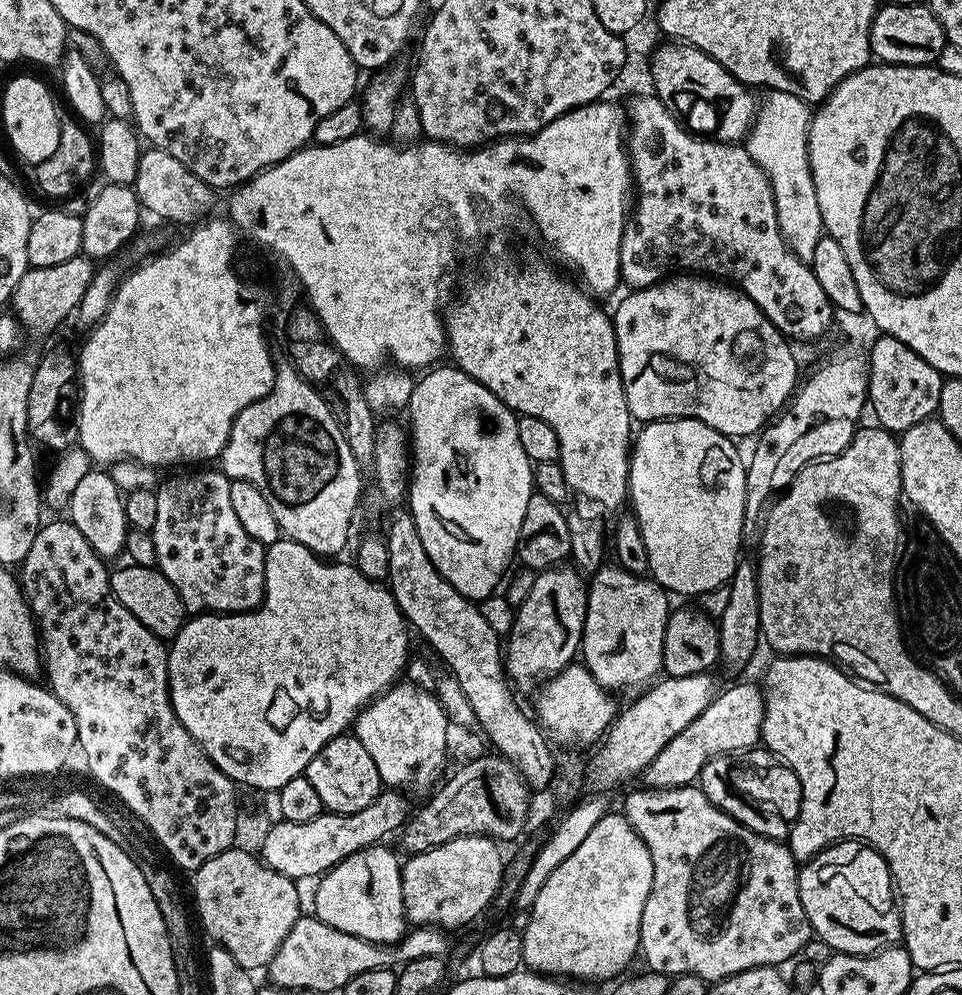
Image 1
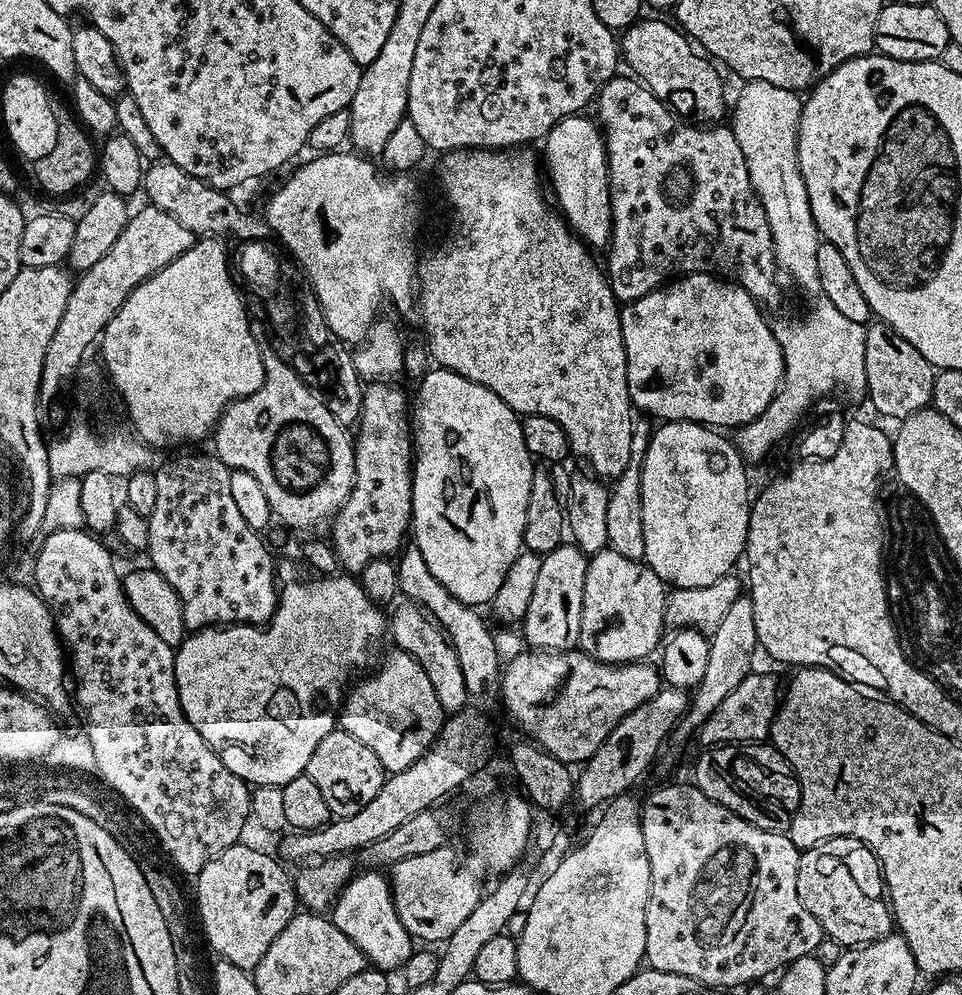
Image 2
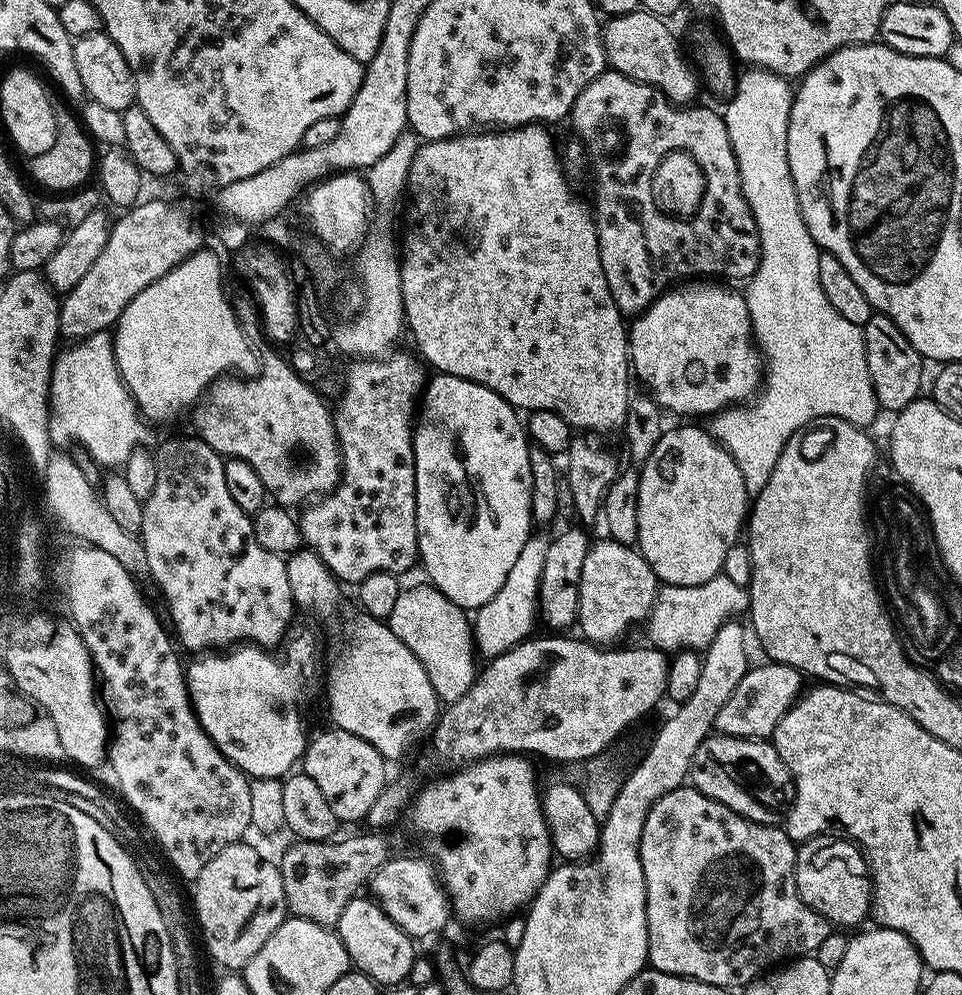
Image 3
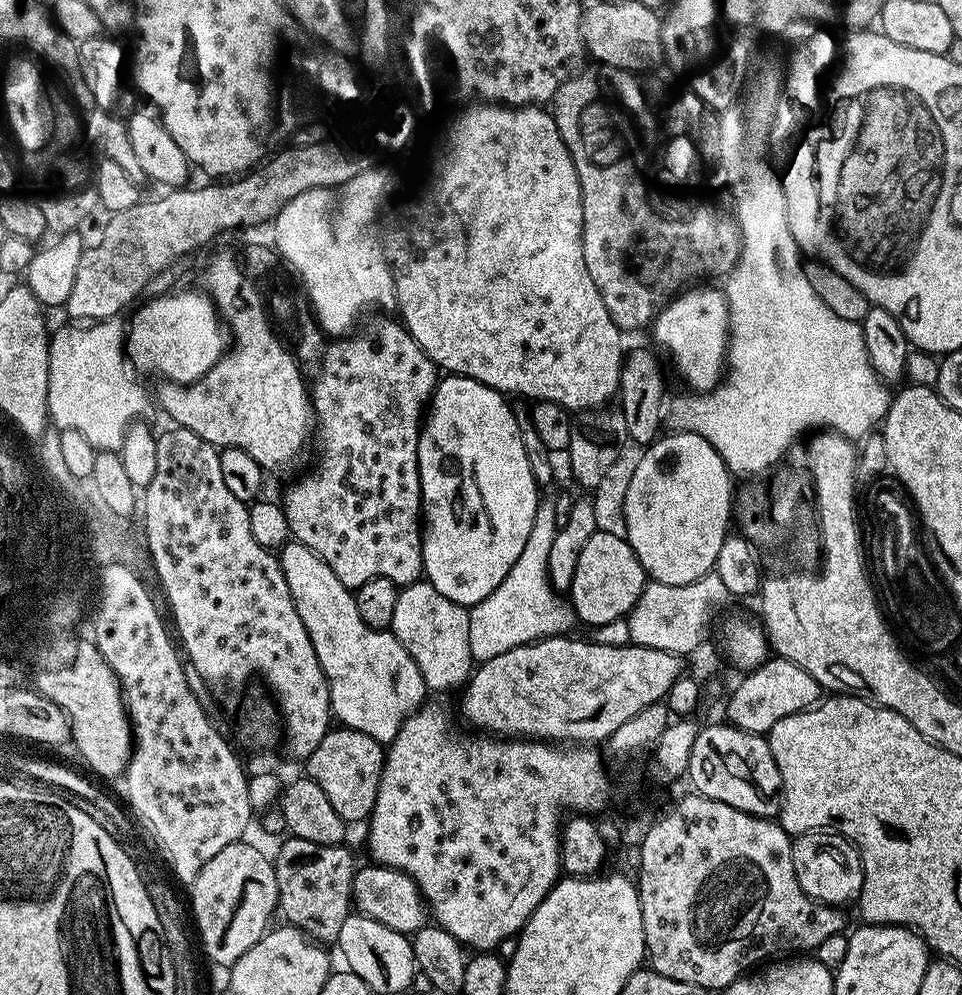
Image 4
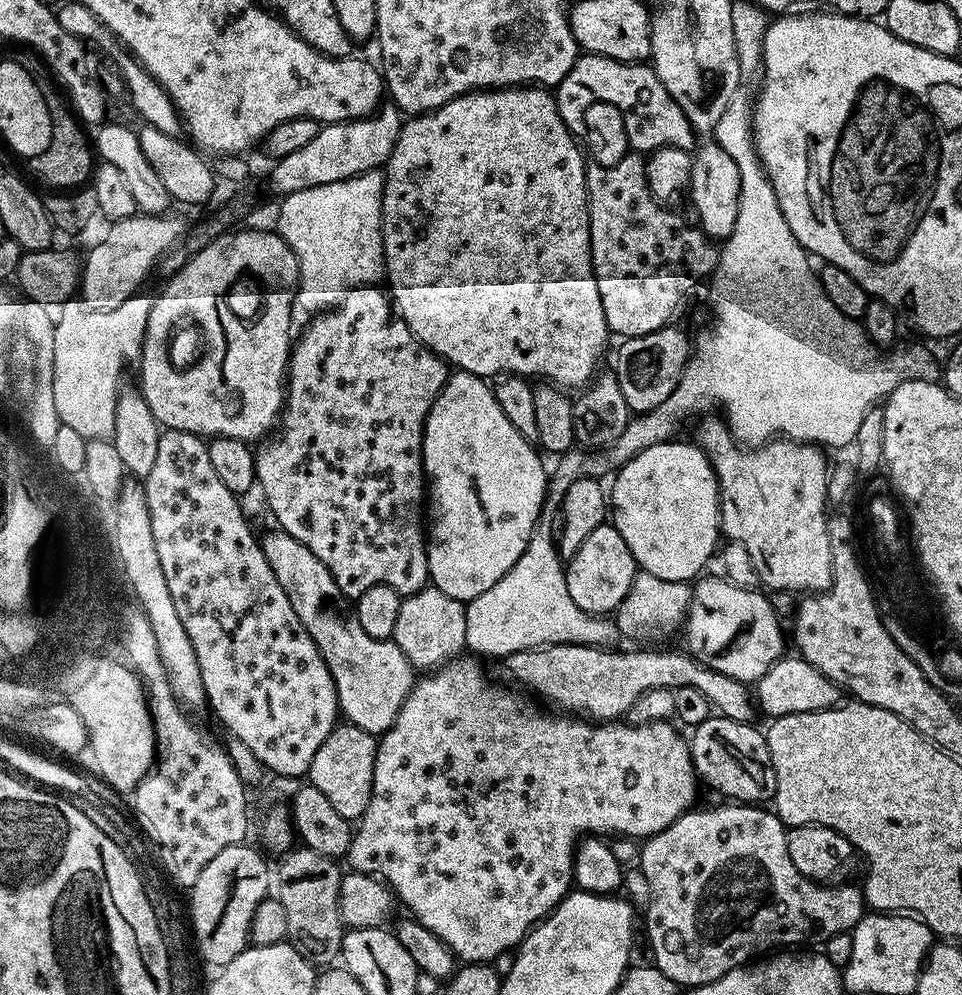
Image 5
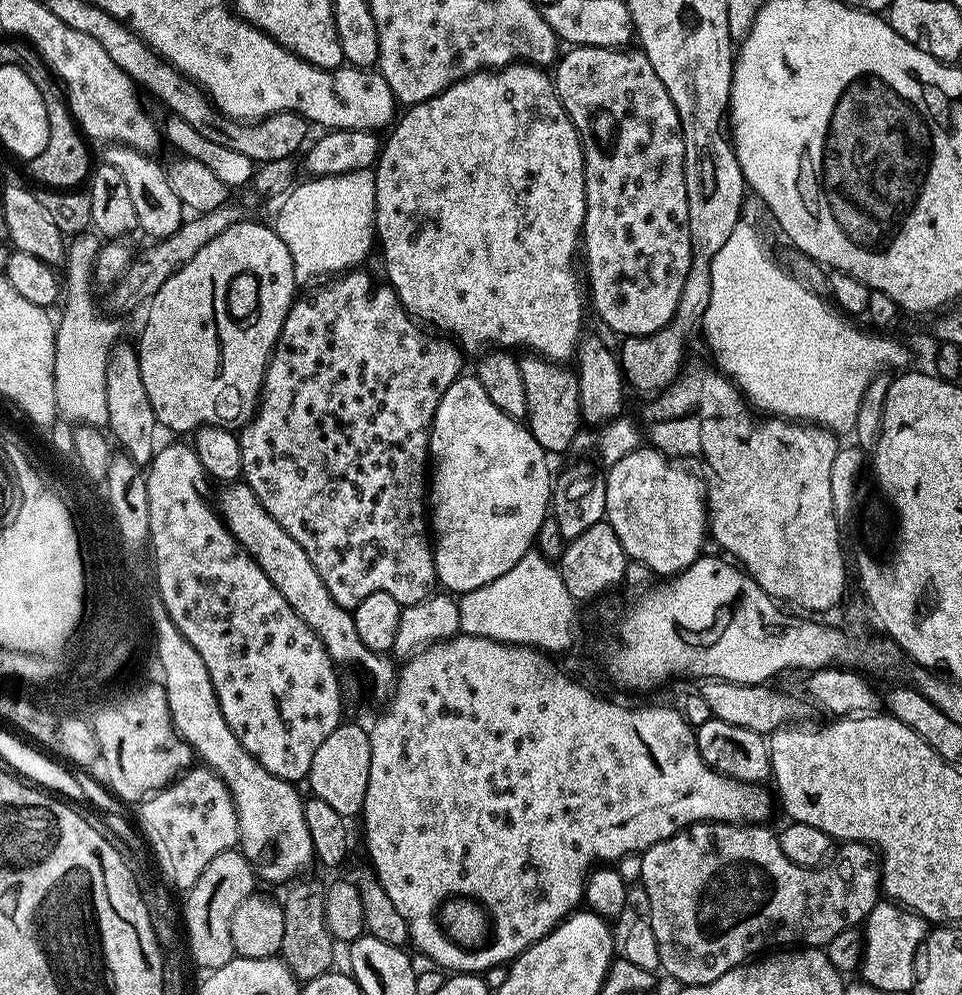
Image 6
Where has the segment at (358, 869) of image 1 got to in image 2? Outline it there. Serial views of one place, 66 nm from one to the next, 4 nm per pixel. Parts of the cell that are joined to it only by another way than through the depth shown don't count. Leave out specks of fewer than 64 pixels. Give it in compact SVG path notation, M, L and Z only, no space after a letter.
M360 870L340 892L330 909L330 919L358 950L369 965L381 970L399 970L414 951L414 938L402 926L398 910L392 901L392 886L387 875L380 870Z

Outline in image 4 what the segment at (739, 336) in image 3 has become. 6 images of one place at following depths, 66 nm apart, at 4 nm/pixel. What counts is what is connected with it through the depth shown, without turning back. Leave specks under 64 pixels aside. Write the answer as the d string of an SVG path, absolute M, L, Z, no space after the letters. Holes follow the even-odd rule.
M692 286L673 296L650 325L650 333L656 339L655 347L672 359L677 374L696 394L708 392L720 383L726 372L728 355L728 299L719 287L708 287L712 286ZM672 336L680 339L681 348Z

